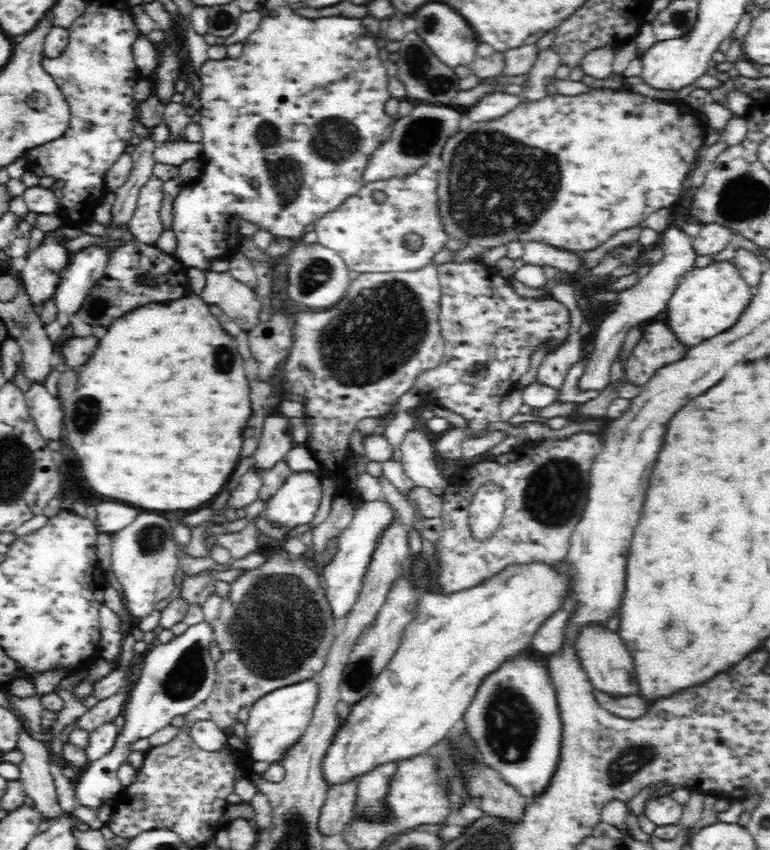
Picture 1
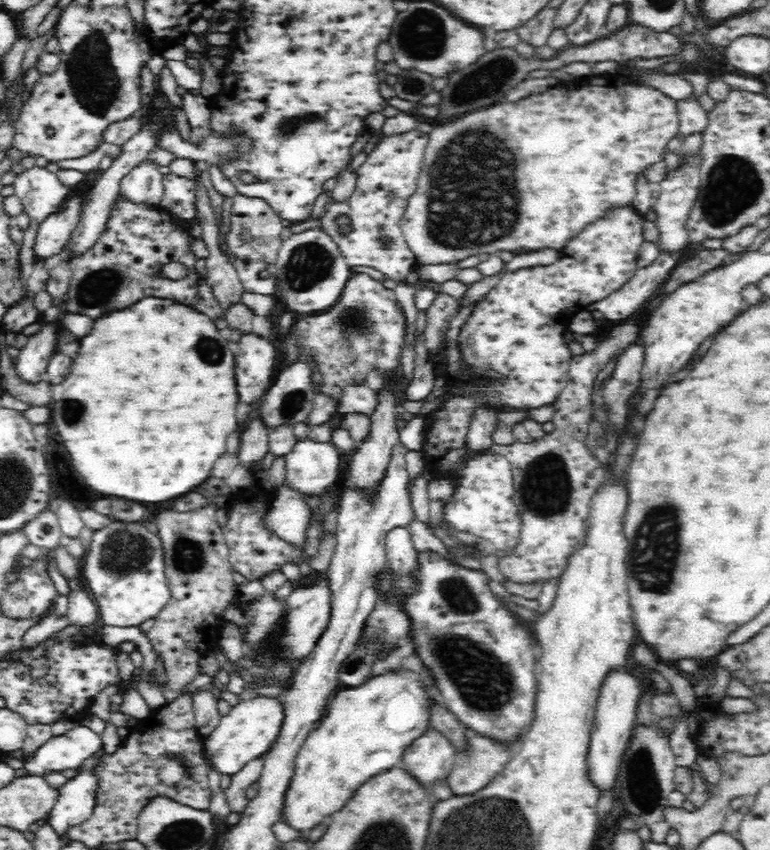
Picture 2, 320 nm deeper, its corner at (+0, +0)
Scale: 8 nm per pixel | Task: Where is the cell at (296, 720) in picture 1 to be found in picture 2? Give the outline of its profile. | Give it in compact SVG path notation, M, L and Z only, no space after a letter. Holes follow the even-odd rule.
M243 697L228 712L228 715L223 716L219 728L216 728L213 736L203 740L206 755L208 755L214 770L220 775L234 775L240 773L248 762L263 758L271 750L272 744L279 738L286 718L285 705L278 697Z

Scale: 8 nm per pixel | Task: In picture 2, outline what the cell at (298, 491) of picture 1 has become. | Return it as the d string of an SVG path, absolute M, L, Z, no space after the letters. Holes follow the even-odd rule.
M313 440L299 441L298 444L284 457L286 462L286 476L283 486L288 486L296 493L304 496L322 496L328 492L330 486L336 487L340 483L339 449L331 442L318 442Z

